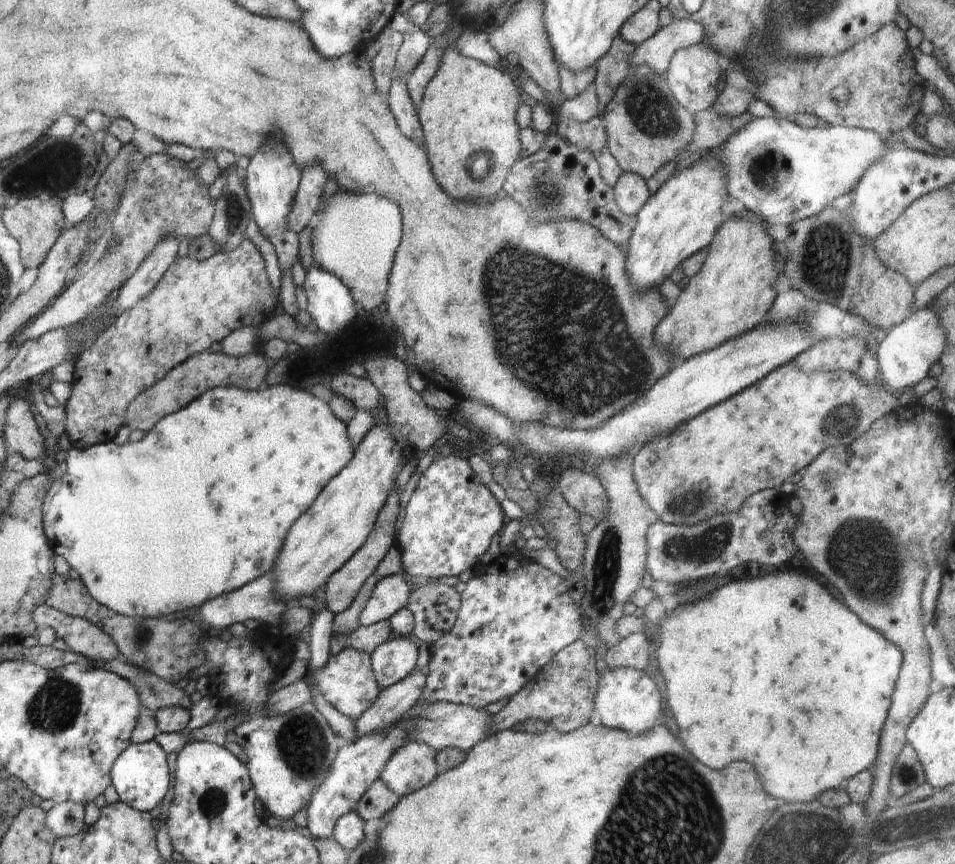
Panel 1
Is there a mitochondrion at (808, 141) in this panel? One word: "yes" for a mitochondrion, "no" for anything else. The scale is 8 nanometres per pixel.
no

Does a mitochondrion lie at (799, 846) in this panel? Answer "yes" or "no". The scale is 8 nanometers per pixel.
yes

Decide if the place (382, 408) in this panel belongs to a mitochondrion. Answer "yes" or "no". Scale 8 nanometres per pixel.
no

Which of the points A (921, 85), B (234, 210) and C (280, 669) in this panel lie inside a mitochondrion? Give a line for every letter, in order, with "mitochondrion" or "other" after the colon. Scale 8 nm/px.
A: other
B: mitochondrion
C: other

